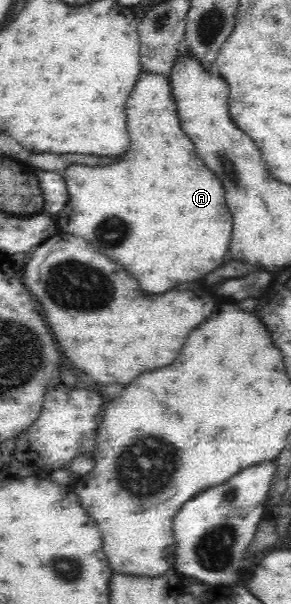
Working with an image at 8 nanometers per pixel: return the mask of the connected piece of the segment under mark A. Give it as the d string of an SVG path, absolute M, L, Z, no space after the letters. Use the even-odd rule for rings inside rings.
M142 72L144 74L140 74L126 104L130 150L120 162L106 168L82 164L66 168L64 180L70 198L54 219L62 234L79 236L90 244L98 244L98 252L122 264L146 292L160 294L180 282L196 280L224 264L228 240L232 238L232 216L228 216L228 208L224 208L223 184L216 180L215 172L204 168L193 142L180 126L176 103L172 99L171 81L164 75Z

